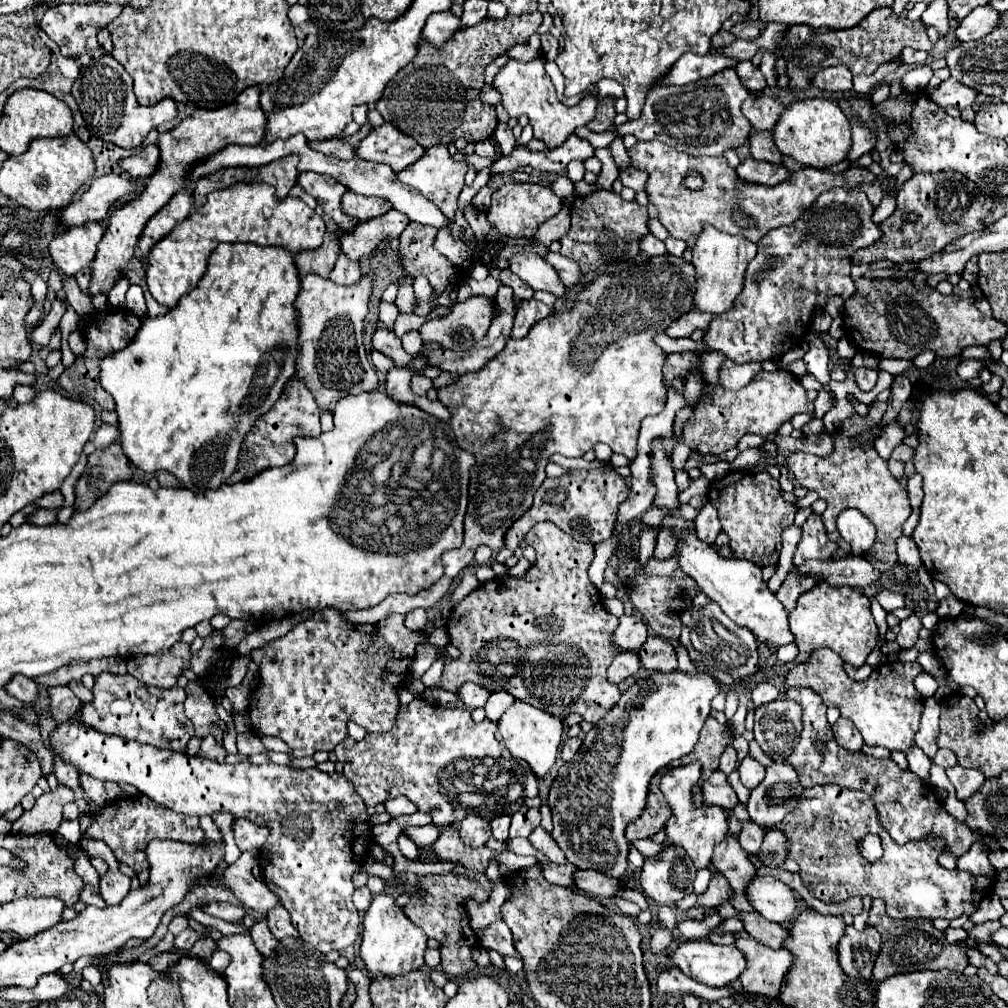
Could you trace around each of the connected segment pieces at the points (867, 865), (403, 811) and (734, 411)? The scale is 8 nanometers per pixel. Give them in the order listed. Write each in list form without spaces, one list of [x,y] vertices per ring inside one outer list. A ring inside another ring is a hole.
[[[836,784],[806,788],[800,804],[796,804],[786,820],[768,826],[766,830],[780,830],[786,834],[786,856],[796,860],[804,886],[822,902],[844,902],[850,896],[872,896],[886,902],[892,918],[952,920],[960,914],[972,914],[992,888],[984,878],[970,876],[962,870],[942,868],[938,864],[938,850],[944,846],[942,840],[936,840],[936,844],[914,840],[898,846],[878,824],[872,798],[864,796],[864,792]],[[866,834],[878,834],[882,840],[884,854],[876,862],[858,856],[858,842]]]
[[[398,796],[394,800],[388,800],[388,802],[384,802],[384,806],[392,818],[400,818],[400,816],[418,812],[418,806],[414,802],[410,802],[406,796]]]
[[[704,352],[700,356],[700,366],[712,392],[704,396],[700,406],[694,410],[694,416],[684,426],[684,442],[690,450],[700,454],[722,454],[734,448],[744,434],[768,436],[794,414],[814,410],[814,404],[806,398],[806,390],[798,378],[786,370],[776,370],[772,374],[758,372],[742,390],[724,390],[718,378],[718,364],[722,364],[722,360],[726,360],[726,356],[720,352]]]

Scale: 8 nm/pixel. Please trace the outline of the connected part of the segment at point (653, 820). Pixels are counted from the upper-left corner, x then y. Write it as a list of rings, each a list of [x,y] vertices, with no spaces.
[[[656,776],[652,778],[650,786],[648,786],[648,796],[646,796],[646,806],[642,810],[642,814],[632,820],[626,828],[626,838],[628,842],[638,840],[638,838],[648,838],[656,832],[660,832],[666,824],[670,816],[670,808],[662,796],[662,792],[656,786]]]

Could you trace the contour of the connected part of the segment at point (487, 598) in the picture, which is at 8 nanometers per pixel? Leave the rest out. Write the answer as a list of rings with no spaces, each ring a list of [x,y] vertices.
[[[552,522],[536,524],[524,540],[534,546],[536,562],[522,578],[506,574],[484,582],[450,612],[448,638],[450,644],[462,654],[460,658],[446,662],[436,688],[456,692],[464,682],[476,682],[490,692],[506,690],[516,700],[524,700],[526,704],[550,712],[560,720],[576,712],[584,720],[596,724],[606,716],[608,708],[620,700],[620,688],[606,678],[606,670],[620,650],[612,640],[614,630],[618,628],[618,618],[602,606],[598,590],[588,578],[588,566],[594,558],[594,544],[572,540],[572,536],[562,532]]]

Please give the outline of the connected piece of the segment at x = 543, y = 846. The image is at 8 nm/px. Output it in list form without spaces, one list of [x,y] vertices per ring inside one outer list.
[[[538,826],[530,836],[528,836],[530,844],[536,848],[536,850],[542,852],[545,856],[548,856],[552,862],[556,864],[564,864],[566,862],[566,856],[564,852],[560,850],[557,843],[541,826]]]

